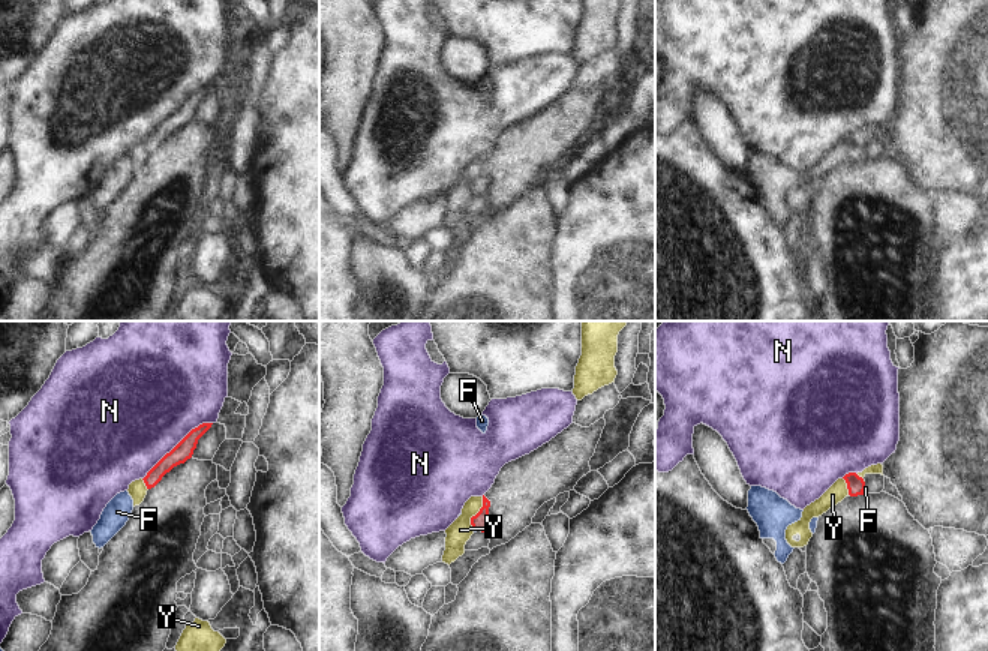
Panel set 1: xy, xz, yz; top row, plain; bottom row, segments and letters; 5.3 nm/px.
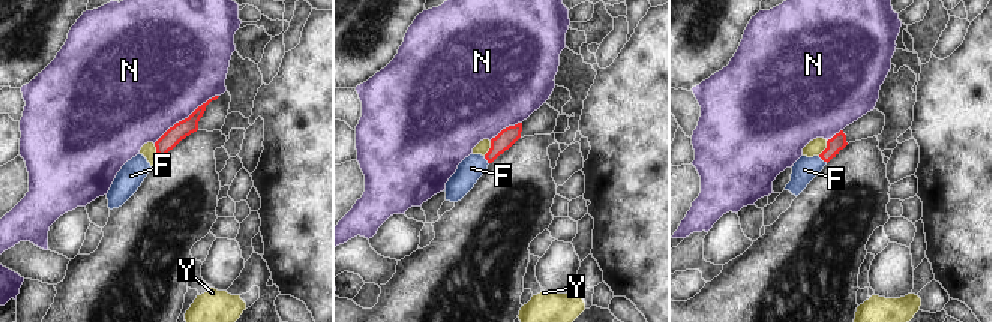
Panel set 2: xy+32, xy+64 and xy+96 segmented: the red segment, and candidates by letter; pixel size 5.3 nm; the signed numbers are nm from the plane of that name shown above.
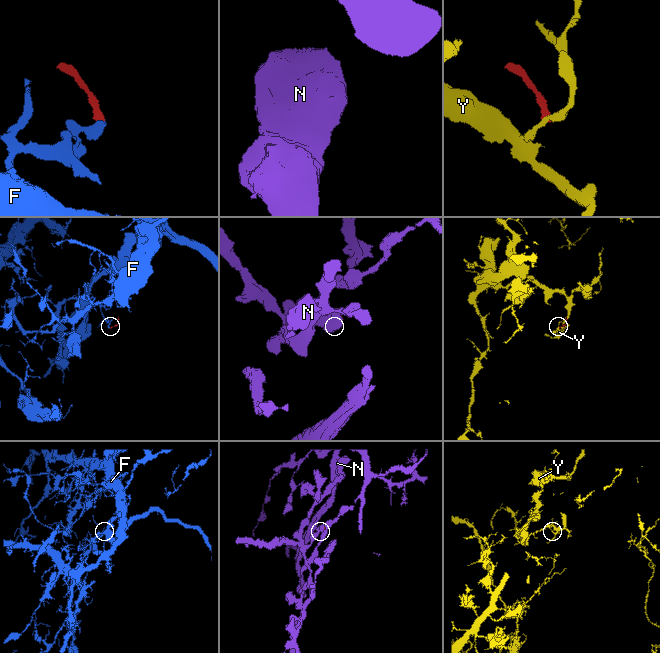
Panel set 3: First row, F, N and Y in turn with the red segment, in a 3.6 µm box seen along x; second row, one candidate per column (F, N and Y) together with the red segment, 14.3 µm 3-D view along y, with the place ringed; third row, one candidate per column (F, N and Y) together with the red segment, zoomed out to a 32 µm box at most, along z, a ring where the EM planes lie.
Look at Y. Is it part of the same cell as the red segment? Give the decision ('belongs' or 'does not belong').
does not belong

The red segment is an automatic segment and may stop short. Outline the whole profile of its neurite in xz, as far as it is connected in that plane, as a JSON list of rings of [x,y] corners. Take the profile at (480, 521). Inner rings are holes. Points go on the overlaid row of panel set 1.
[[[483,495],[483,507],[480,512],[471,518],[471,525],[474,530],[484,532],[489,524],[489,507],[490,501]]]

